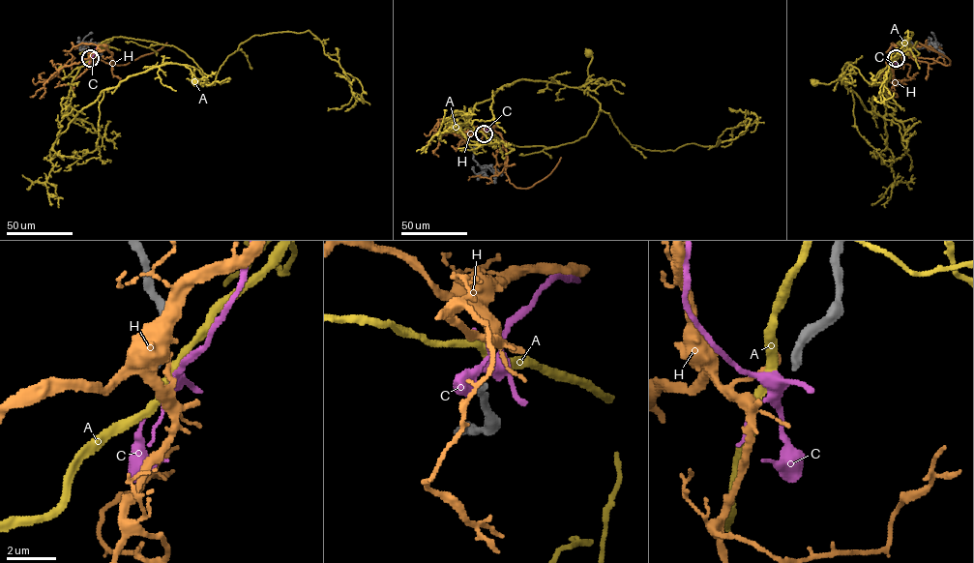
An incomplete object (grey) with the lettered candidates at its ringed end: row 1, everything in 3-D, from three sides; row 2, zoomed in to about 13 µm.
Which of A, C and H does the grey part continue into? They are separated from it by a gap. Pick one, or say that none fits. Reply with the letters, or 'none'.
none

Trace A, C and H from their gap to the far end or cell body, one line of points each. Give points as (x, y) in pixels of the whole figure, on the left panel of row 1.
A: (90, 59), (72, 82), (66, 103), (67, 113), (74, 116), (103, 91), (154, 68), (183, 64), (194, 82)
C: (90, 59), (99, 44)
H: (90, 58), (99, 45), (103, 45), (115, 65), (126, 65), (161, 48), (166, 43)

